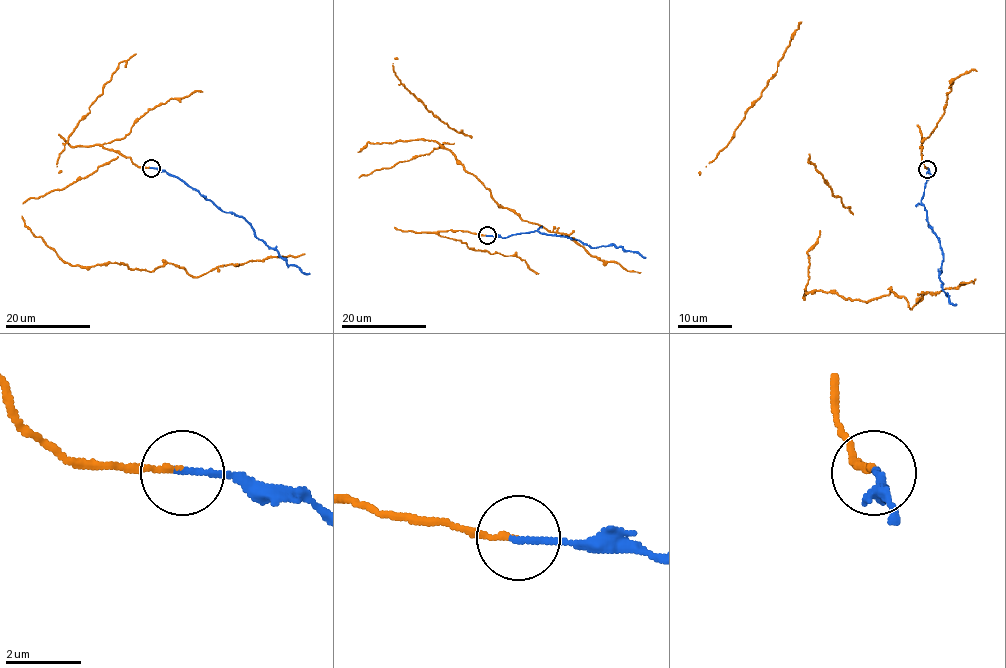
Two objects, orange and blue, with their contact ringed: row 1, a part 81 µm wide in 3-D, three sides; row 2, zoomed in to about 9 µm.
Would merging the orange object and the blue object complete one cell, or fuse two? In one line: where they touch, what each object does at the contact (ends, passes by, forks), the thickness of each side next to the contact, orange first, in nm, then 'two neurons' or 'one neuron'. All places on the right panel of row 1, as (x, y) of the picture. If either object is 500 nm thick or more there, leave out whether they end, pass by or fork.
place (927, 169); orange ends; blue ends; calibres 140 and 160 nm; one neuron

